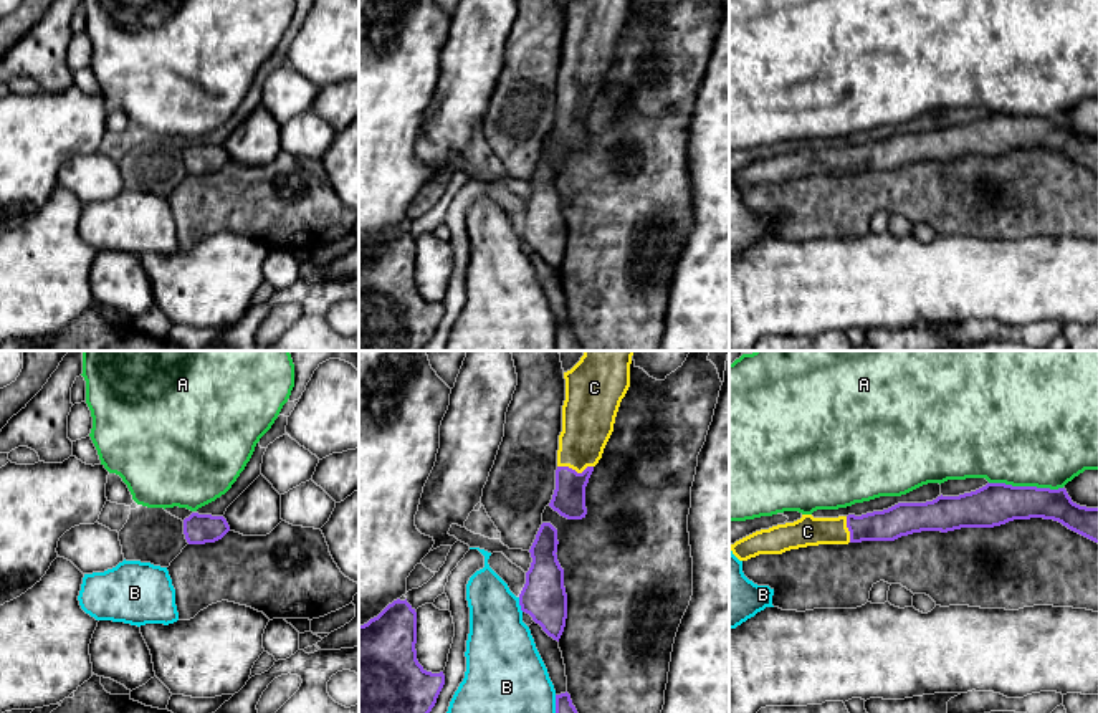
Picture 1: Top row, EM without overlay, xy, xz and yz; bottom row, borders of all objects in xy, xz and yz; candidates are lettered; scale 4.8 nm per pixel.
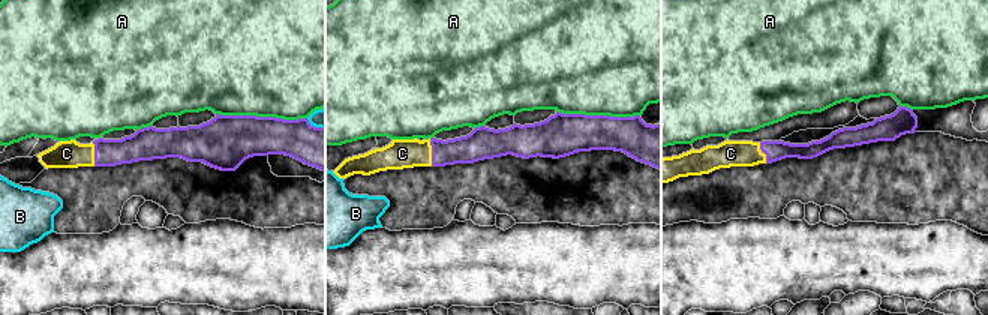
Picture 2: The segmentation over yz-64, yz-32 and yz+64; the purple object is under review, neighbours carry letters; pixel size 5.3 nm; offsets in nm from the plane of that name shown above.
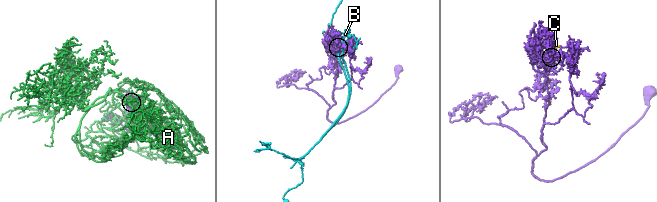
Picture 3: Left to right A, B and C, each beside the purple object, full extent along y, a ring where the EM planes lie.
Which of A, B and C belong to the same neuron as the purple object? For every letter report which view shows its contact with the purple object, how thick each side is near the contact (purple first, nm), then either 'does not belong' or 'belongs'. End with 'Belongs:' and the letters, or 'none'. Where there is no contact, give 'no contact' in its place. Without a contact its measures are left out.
A: yz | 200/500 nm | does not belong
B: xz | 220/340 nm | does not belong
C: xz | 160/260 nm | belongs
Belongs: C

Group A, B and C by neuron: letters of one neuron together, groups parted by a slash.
A / B / C

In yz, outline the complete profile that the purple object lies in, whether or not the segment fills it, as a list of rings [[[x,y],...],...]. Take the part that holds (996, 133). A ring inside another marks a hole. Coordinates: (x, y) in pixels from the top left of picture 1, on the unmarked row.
[[[987,112],[959,126],[938,126],[926,132],[898,132],[862,146],[814,147],[756,160],[729,175],[739,190],[759,184],[782,184],[819,174],[895,170],[921,160],[994,157],[1014,149],[1053,149],[1098,172],[1098,137],[1072,131],[1065,117],[1012,116]]]

